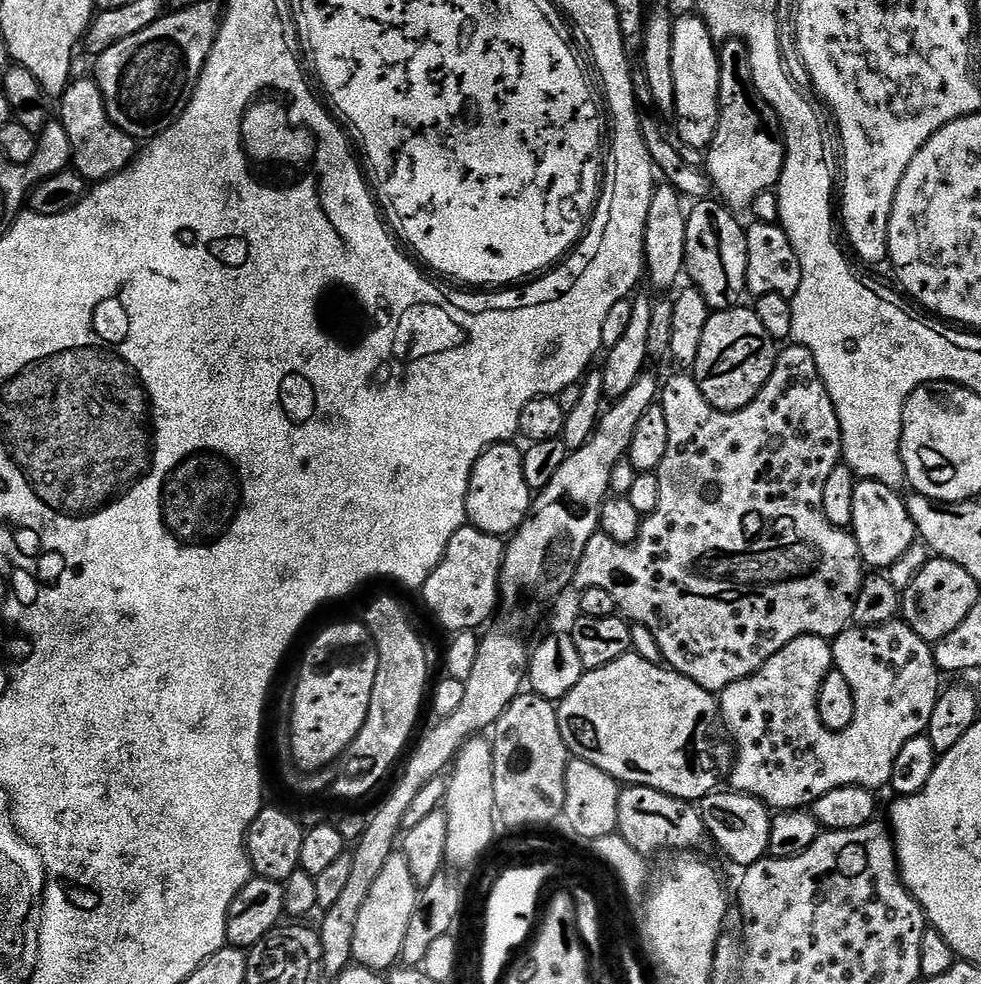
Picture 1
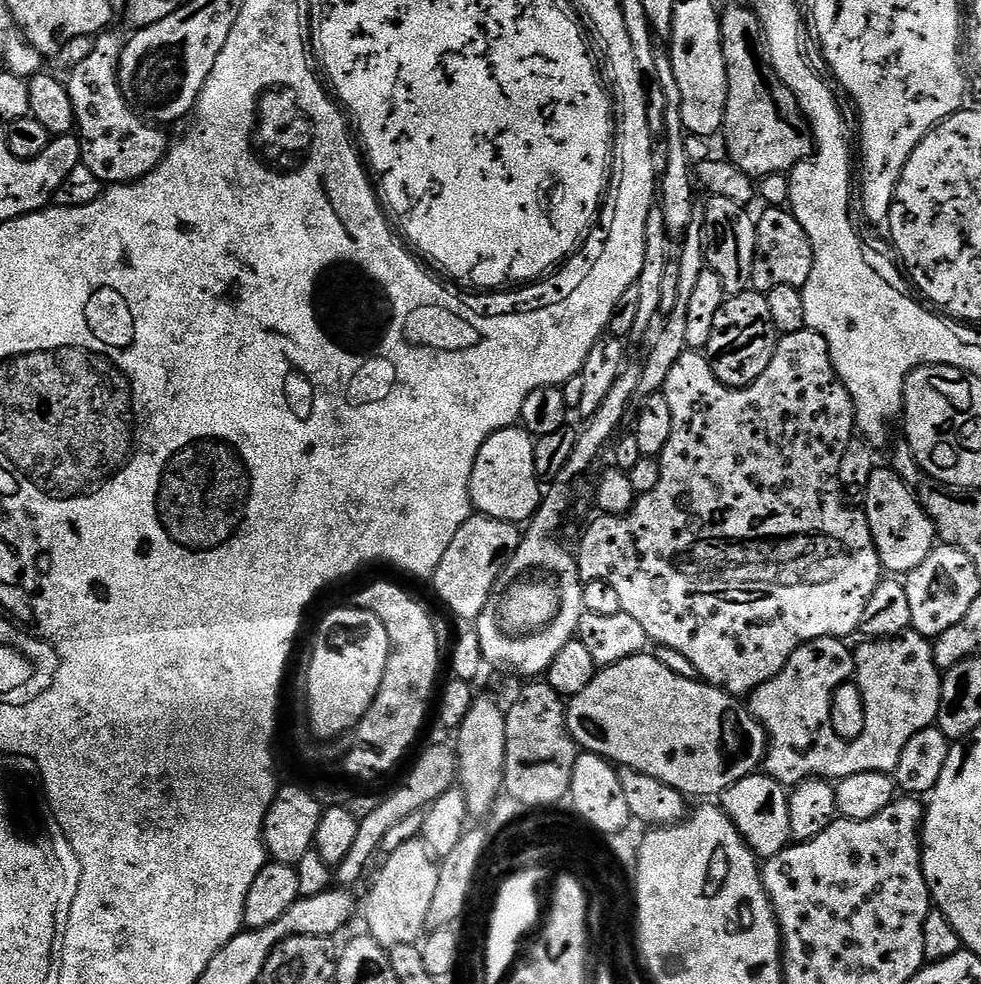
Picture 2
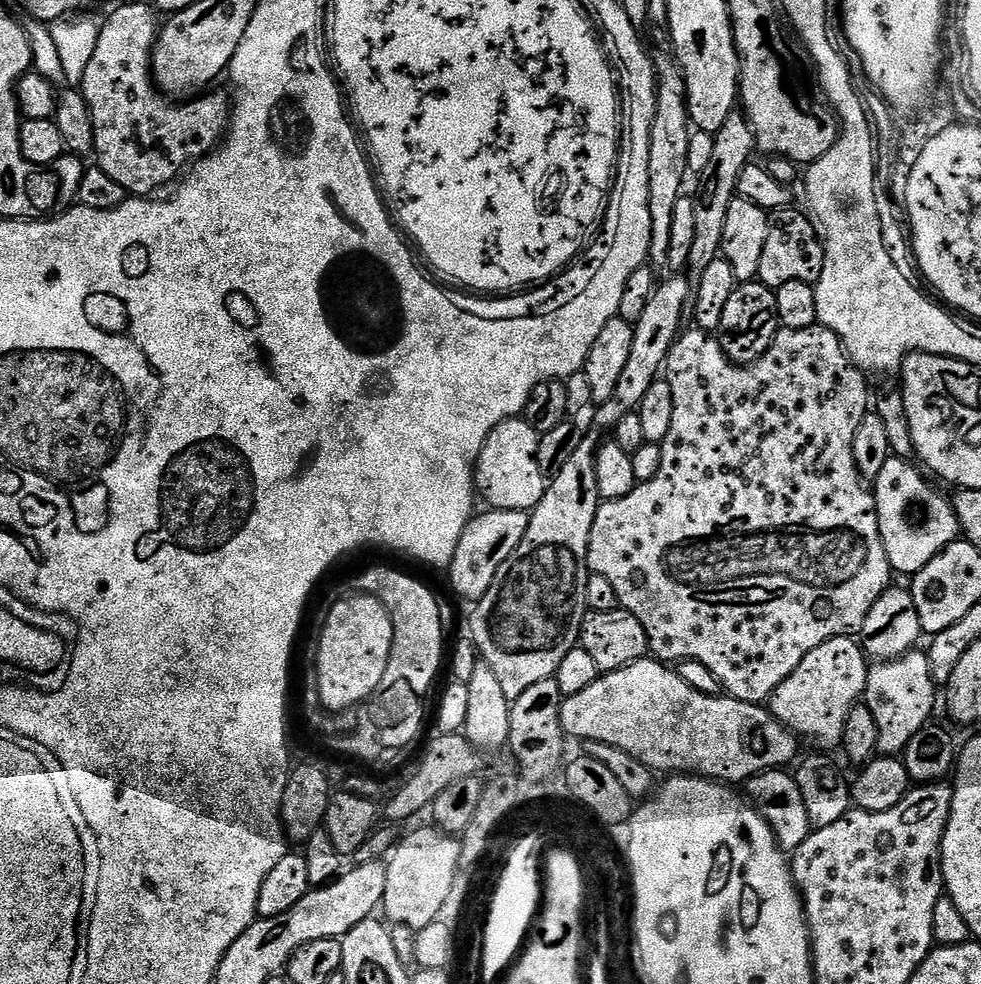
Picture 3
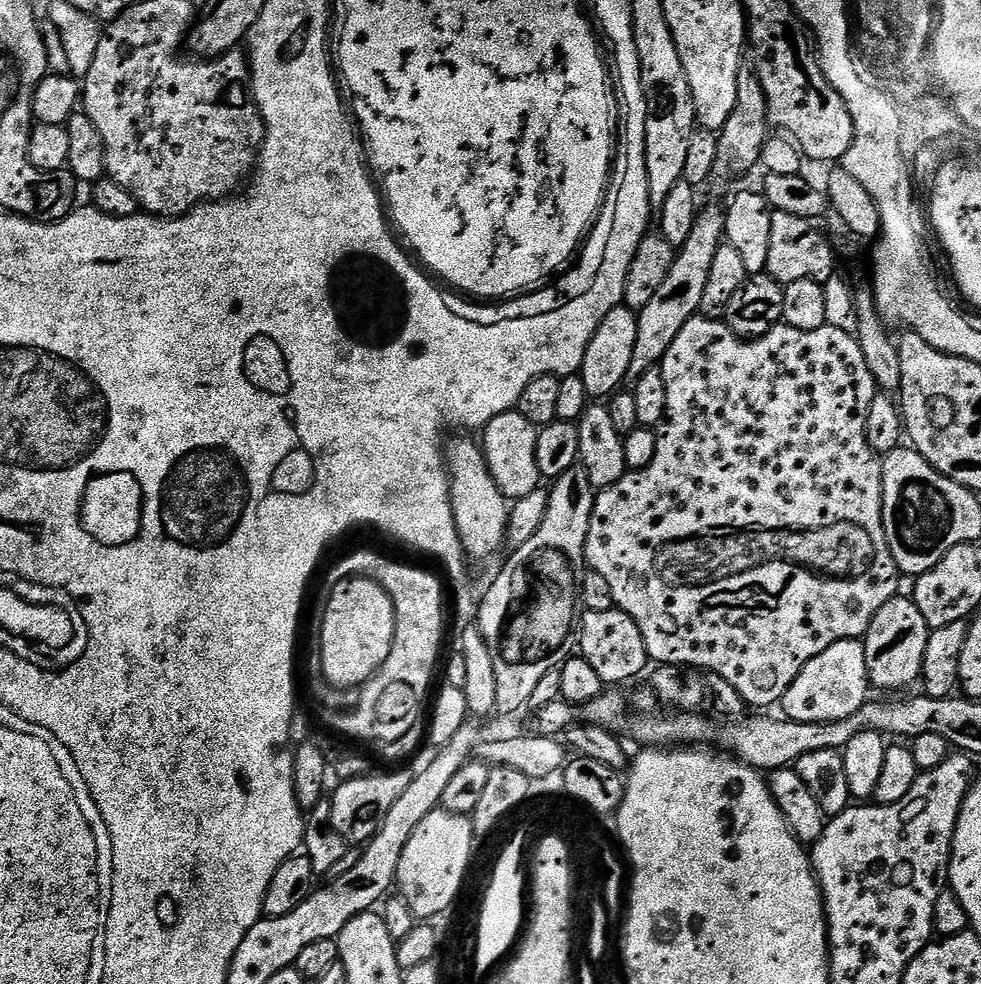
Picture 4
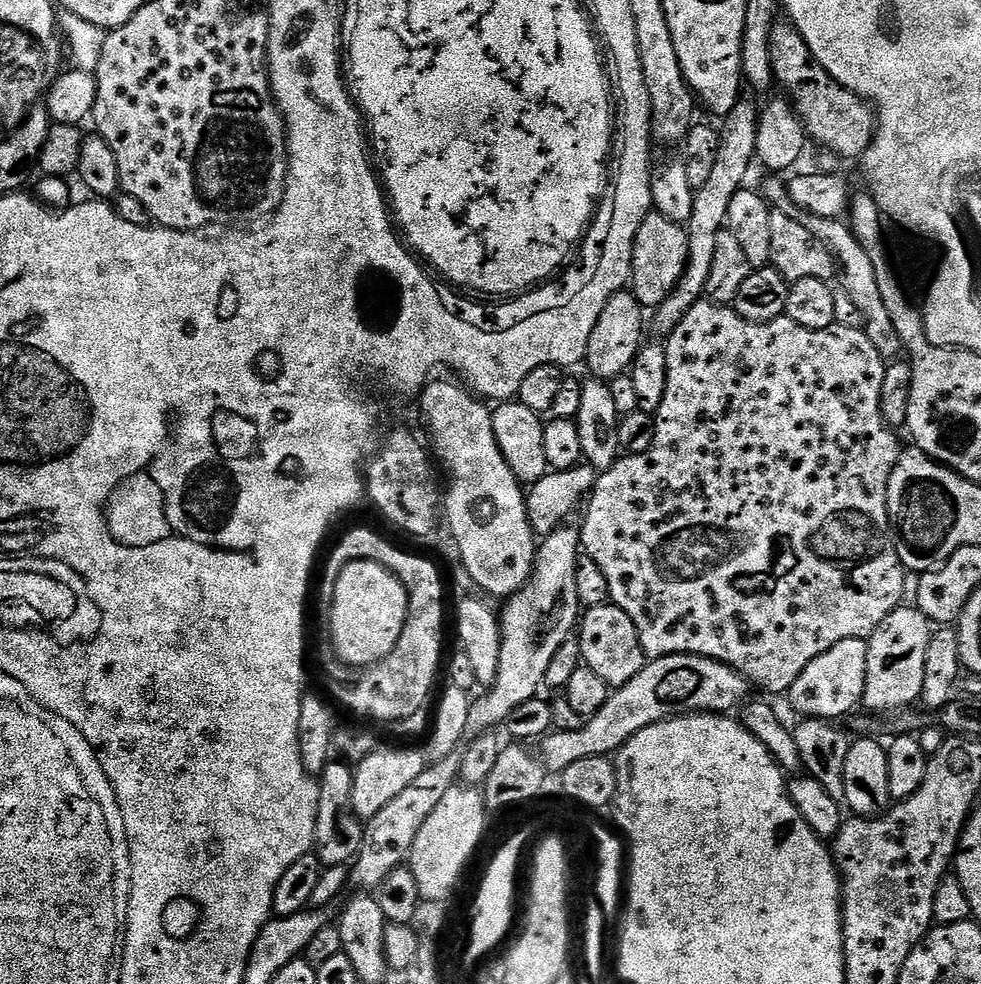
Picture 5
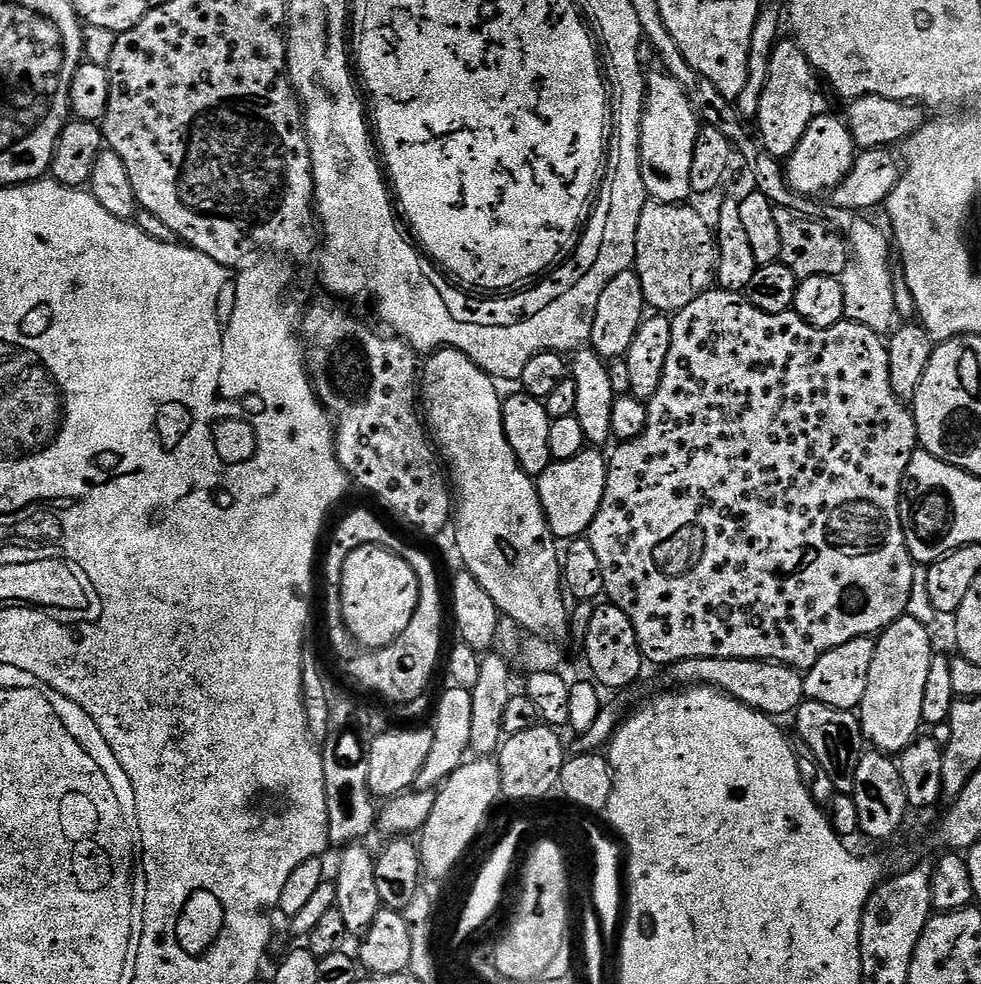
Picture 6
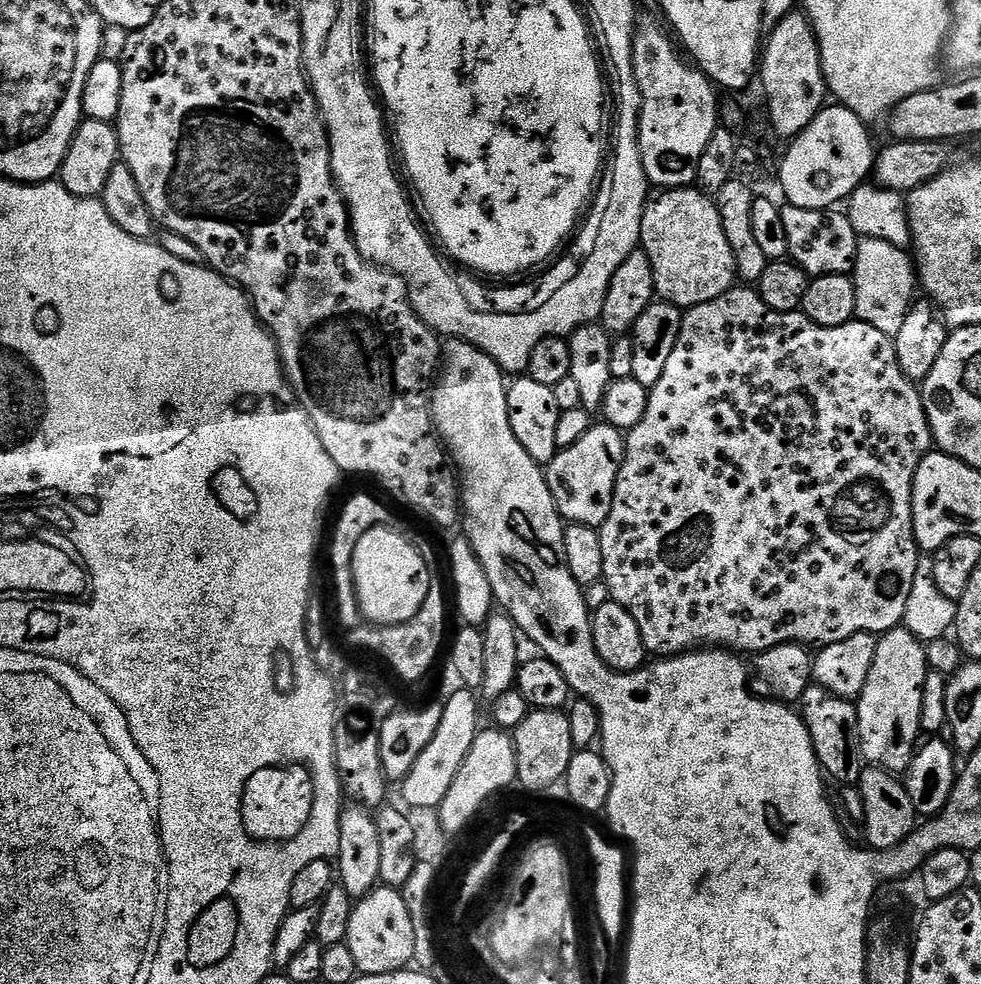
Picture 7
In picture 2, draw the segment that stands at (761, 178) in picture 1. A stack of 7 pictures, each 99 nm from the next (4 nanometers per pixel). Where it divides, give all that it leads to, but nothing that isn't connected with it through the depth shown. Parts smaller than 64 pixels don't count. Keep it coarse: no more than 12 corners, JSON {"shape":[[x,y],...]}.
{"shape":[[751,8],[720,12],[735,168],[788,174],[814,151]]}

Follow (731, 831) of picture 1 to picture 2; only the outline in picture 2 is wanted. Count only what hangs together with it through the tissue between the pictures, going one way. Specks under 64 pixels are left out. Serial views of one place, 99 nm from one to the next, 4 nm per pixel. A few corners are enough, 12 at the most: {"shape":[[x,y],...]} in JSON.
{"shape":[[753,774],[721,792],[761,861],[792,840],[789,789]]}

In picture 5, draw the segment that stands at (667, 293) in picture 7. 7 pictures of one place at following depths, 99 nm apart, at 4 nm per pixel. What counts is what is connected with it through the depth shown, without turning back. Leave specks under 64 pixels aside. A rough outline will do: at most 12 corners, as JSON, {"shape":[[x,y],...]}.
{"shape":[[655,210],[638,226],[630,290],[654,310],[688,265],[688,233]]}

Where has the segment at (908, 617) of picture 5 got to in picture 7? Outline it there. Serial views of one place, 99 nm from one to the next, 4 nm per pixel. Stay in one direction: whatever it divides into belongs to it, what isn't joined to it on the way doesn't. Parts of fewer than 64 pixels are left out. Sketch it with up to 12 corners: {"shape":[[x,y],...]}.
{"shape":[[877,639],[855,701],[860,755],[907,772],[922,736],[926,647]]}

